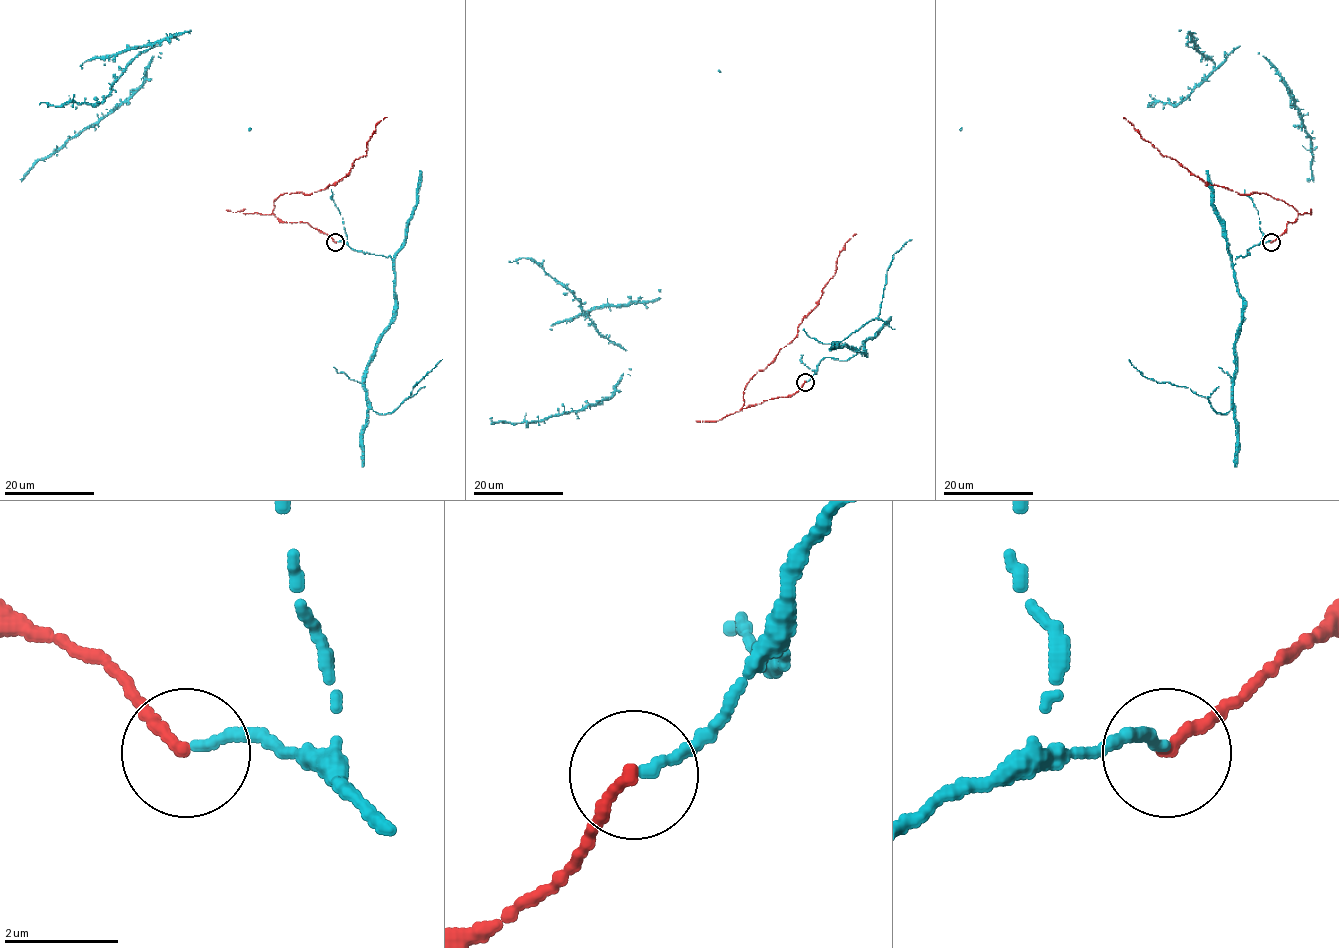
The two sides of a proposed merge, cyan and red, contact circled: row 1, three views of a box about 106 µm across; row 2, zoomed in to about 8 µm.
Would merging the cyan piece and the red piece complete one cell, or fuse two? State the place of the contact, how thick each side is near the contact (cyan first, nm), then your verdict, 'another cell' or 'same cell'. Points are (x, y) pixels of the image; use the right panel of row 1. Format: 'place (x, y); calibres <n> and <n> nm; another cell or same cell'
place (1271, 242); calibres 200 and 240 nm; same cell

